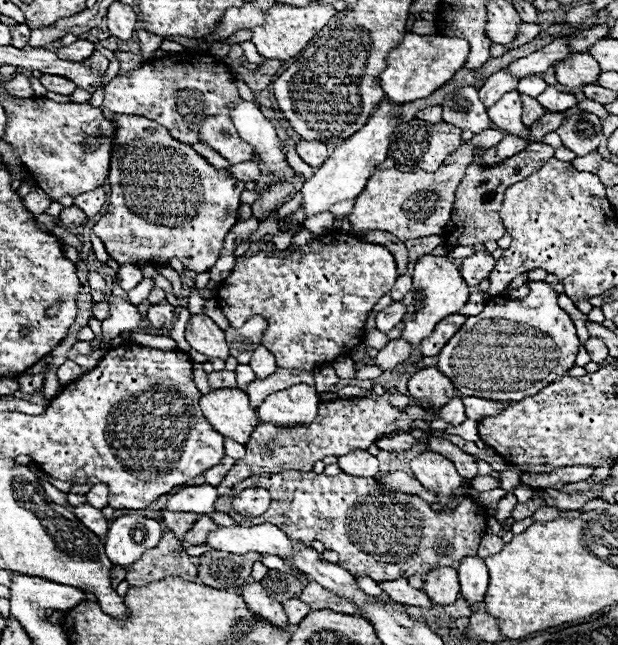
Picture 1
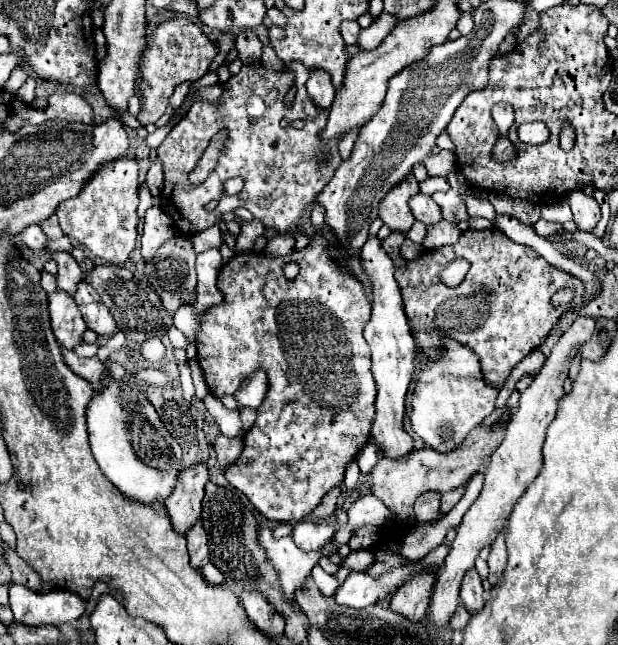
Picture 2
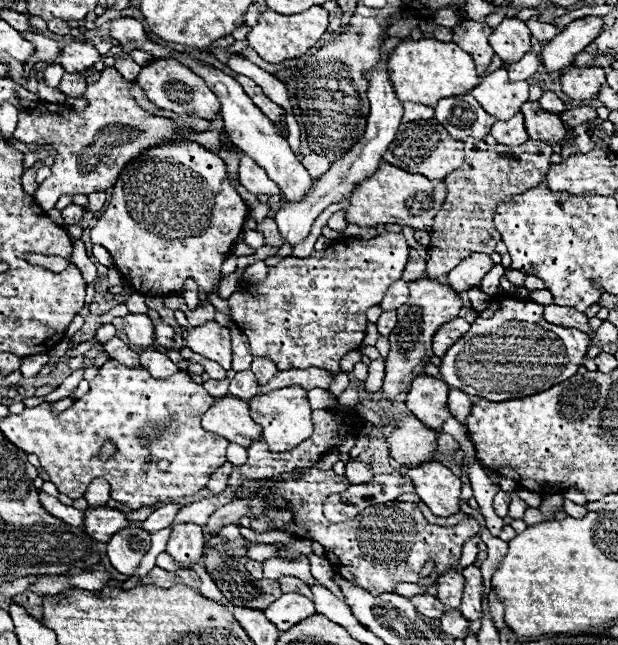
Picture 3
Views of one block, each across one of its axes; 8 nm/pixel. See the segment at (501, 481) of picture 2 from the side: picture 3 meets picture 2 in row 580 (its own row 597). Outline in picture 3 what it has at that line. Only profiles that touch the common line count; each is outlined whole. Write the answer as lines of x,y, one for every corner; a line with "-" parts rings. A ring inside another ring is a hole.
448,570
440,576
436,584
436,598
450,610
458,610
462,602
462,590
464,590
464,576
456,570

